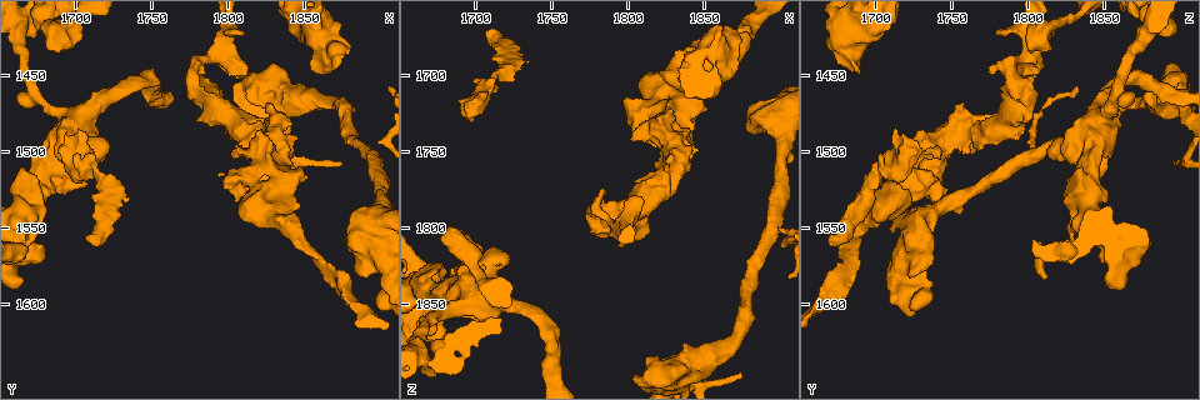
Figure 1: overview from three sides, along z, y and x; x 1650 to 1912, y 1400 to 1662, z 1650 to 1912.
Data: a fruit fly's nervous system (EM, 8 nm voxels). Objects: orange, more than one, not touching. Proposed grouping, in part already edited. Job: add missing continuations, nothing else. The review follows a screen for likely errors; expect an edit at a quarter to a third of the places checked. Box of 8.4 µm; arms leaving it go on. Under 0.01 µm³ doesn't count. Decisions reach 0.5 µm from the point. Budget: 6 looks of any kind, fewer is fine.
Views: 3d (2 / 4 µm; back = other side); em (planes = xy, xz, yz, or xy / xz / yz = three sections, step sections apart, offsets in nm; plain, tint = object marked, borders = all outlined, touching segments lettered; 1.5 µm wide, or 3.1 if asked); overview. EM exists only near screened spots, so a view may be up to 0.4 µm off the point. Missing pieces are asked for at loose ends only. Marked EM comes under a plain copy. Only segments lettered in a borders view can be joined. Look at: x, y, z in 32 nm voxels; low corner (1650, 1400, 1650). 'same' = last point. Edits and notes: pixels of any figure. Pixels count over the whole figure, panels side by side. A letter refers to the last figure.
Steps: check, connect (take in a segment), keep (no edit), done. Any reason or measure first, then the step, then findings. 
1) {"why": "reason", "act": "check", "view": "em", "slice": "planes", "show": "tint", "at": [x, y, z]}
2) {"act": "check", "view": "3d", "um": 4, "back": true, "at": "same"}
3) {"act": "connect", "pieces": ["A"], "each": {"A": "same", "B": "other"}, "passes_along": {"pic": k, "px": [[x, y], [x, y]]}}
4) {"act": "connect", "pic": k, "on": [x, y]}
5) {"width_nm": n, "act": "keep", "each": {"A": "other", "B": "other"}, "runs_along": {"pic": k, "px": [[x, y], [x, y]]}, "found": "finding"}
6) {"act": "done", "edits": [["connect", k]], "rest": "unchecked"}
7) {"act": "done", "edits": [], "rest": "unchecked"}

{"why": "free end", "act": "check", "view": "3d", "um": 4, "at": [1804, 1422, 1778]}

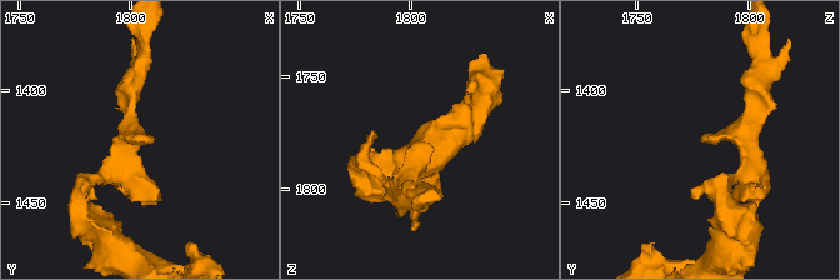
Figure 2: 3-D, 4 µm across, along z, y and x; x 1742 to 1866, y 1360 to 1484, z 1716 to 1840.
{"why": "need the tissue", "act": "check", "view": "em", "slice": "planes", "show": "borders", "at": [1805, 1423, 1778]}

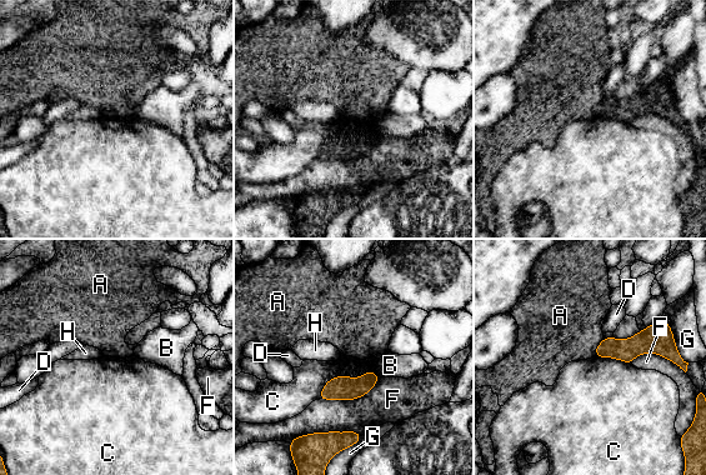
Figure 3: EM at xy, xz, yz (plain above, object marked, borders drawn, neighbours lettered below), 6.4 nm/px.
{"act": "keep", "each": {"A": "other", "B": "other", "C": "other", "D": "other", "F": "other", "G": "other", "H": "other"}, "border": {"pic": 3, "px": [[376, 373], [333, 376], [318, 399]]}, "found": "no lettered segment goes on from it"}

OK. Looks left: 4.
{"why": "free end", "act": "check", "view": "3d", "um": 4, "at": [1878, 1436, 1676]}

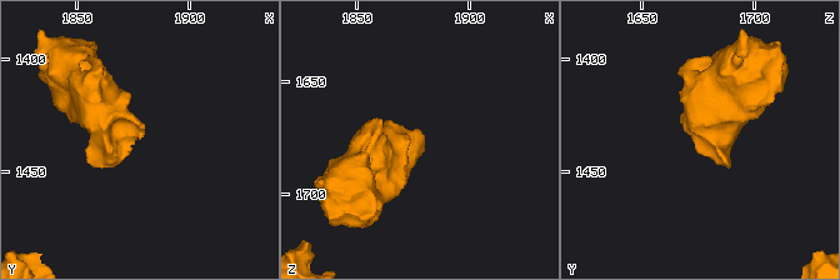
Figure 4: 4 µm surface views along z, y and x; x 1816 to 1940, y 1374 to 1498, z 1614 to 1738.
{"why": "need the tissue", "act": "check", "view": "em", "slice": "planes", "show": "borders", "at": [1878, 1436, 1677]}

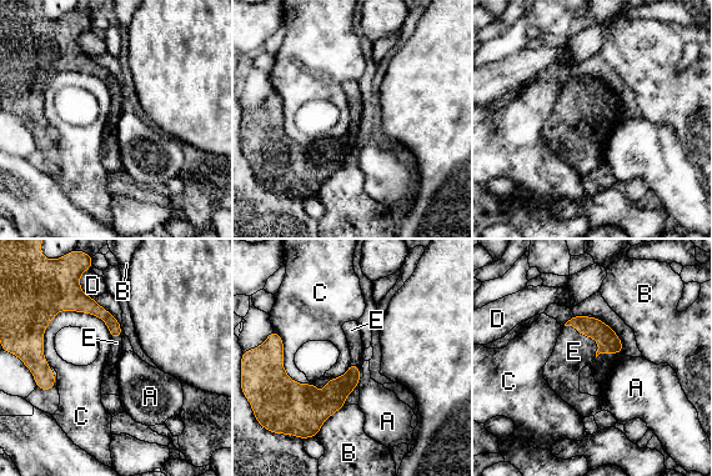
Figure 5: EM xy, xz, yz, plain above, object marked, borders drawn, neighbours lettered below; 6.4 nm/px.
{"act": "connect", "pieces": ["E"], "each": {"A": "other", "B": "other", "C": "other", "D": "other", "E": "same"}, "passes_along": {"pic": 5, "px": [[608, 342], [587, 335], [573, 351]]}, "found": "the neuron continues"}

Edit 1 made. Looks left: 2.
{"act": "done", "edits": [["connect", 5]], "rest": "unchecked"}

